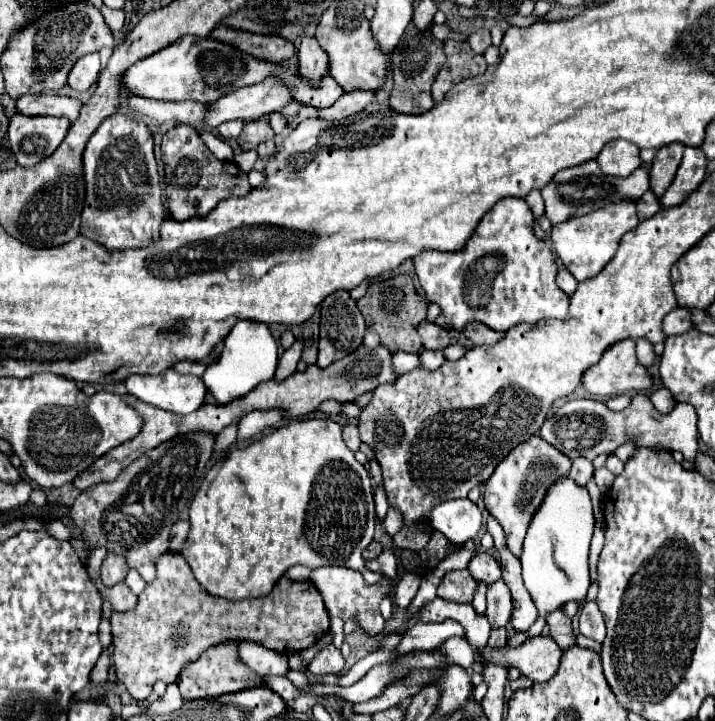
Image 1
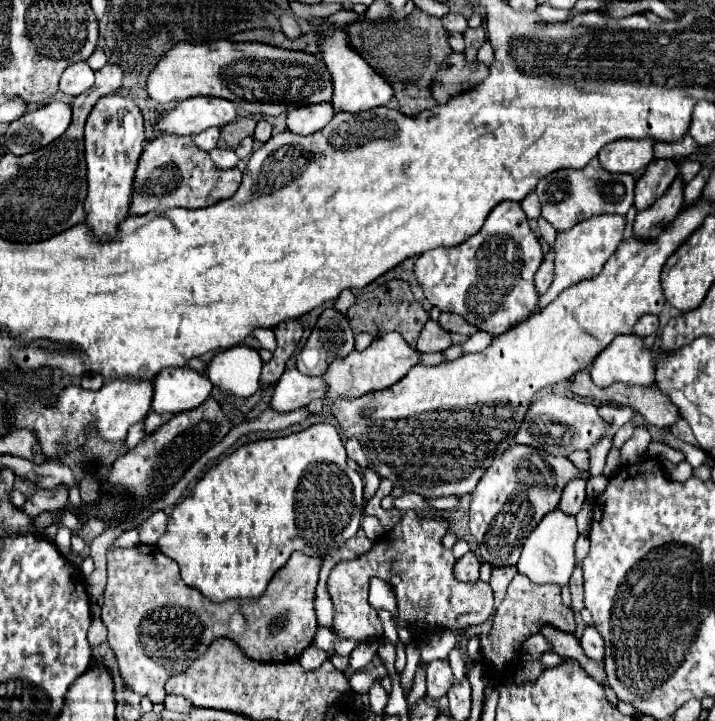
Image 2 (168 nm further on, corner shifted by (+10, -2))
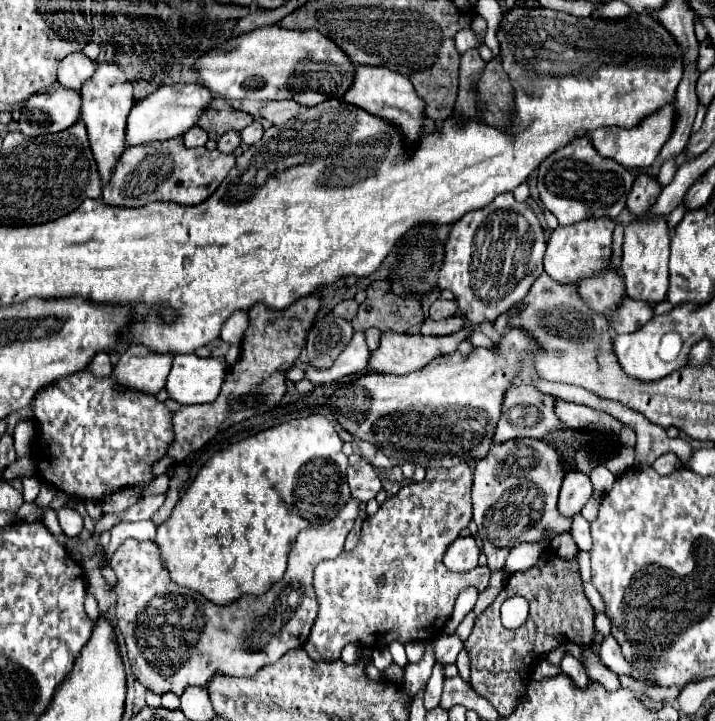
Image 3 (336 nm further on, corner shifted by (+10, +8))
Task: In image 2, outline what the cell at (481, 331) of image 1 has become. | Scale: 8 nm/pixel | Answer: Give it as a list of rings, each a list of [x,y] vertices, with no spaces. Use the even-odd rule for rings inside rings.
[[[440,314],[438,324],[440,324],[444,330],[448,330],[448,332],[458,332],[458,334],[466,334],[466,336],[478,332],[474,326],[470,326],[464,318],[460,318],[460,316],[456,316],[456,314]]]

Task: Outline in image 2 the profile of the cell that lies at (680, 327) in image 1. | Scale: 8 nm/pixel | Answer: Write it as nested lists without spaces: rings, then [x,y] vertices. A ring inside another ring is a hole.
[[[646,314],[642,316],[636,326],[634,326],[634,334],[638,334],[640,338],[644,336],[650,336],[650,334],[656,334],[660,330],[660,318],[656,314]]]

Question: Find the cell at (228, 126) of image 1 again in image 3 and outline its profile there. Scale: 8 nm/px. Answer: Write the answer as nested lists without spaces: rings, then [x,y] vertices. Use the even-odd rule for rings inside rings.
[[[194,126],[194,130],[188,130],[184,136],[182,136],[184,144],[188,148],[198,148],[198,146],[204,146],[206,140],[208,140],[208,134],[200,128],[200,126]]]

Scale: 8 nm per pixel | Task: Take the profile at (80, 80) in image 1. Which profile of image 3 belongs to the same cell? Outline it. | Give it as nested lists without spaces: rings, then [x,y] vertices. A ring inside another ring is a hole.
[[[82,52],[70,54],[58,66],[58,82],[64,88],[80,90],[80,86],[90,78],[94,68],[96,68],[96,62],[86,58]]]

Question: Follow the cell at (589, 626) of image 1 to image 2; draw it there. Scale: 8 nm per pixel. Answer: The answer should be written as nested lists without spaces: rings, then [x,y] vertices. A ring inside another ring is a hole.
[[[586,626],[586,630],[582,632],[582,638],[580,638],[580,644],[588,658],[592,658],[592,660],[604,658],[604,642],[602,642],[602,636],[598,636],[594,626]]]

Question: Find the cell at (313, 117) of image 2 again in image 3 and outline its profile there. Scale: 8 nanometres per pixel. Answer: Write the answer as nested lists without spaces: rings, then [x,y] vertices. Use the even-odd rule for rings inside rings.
[[[282,100],[282,102],[268,102],[264,104],[258,114],[262,118],[266,118],[270,124],[282,124],[282,122],[288,122],[290,118],[294,118],[304,106],[298,106],[296,102],[290,102],[290,100]]]

